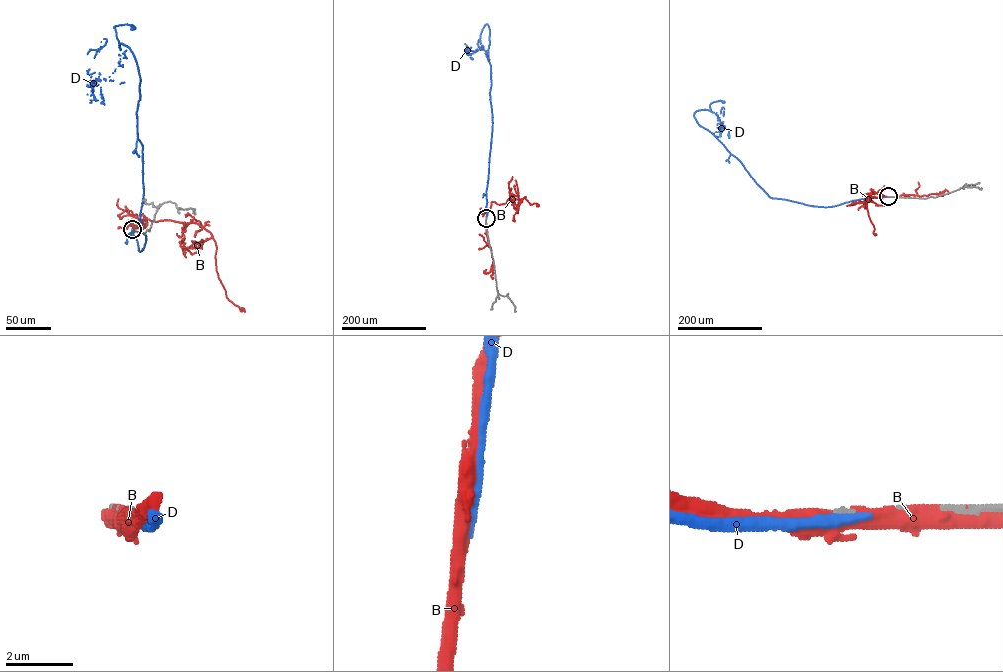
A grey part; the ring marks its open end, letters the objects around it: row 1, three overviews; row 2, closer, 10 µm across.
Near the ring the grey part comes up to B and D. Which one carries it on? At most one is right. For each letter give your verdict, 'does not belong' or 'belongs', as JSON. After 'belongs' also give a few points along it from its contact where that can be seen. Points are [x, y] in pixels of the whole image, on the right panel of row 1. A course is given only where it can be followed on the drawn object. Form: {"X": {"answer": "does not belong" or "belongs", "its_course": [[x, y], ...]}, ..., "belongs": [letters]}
{"B": {"answer": "does not belong"}, "D": {"answer": "does not belong"}, "belongs": []}

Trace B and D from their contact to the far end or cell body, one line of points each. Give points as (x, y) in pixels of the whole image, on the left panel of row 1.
B: (132, 229), (144, 218), (156, 221), (195, 222), (203, 226), (215, 241), (216, 270), (226, 296), (242, 310)
D: (132, 229), (140, 251), (146, 240), (140, 77), (114, 27), (132, 28)

